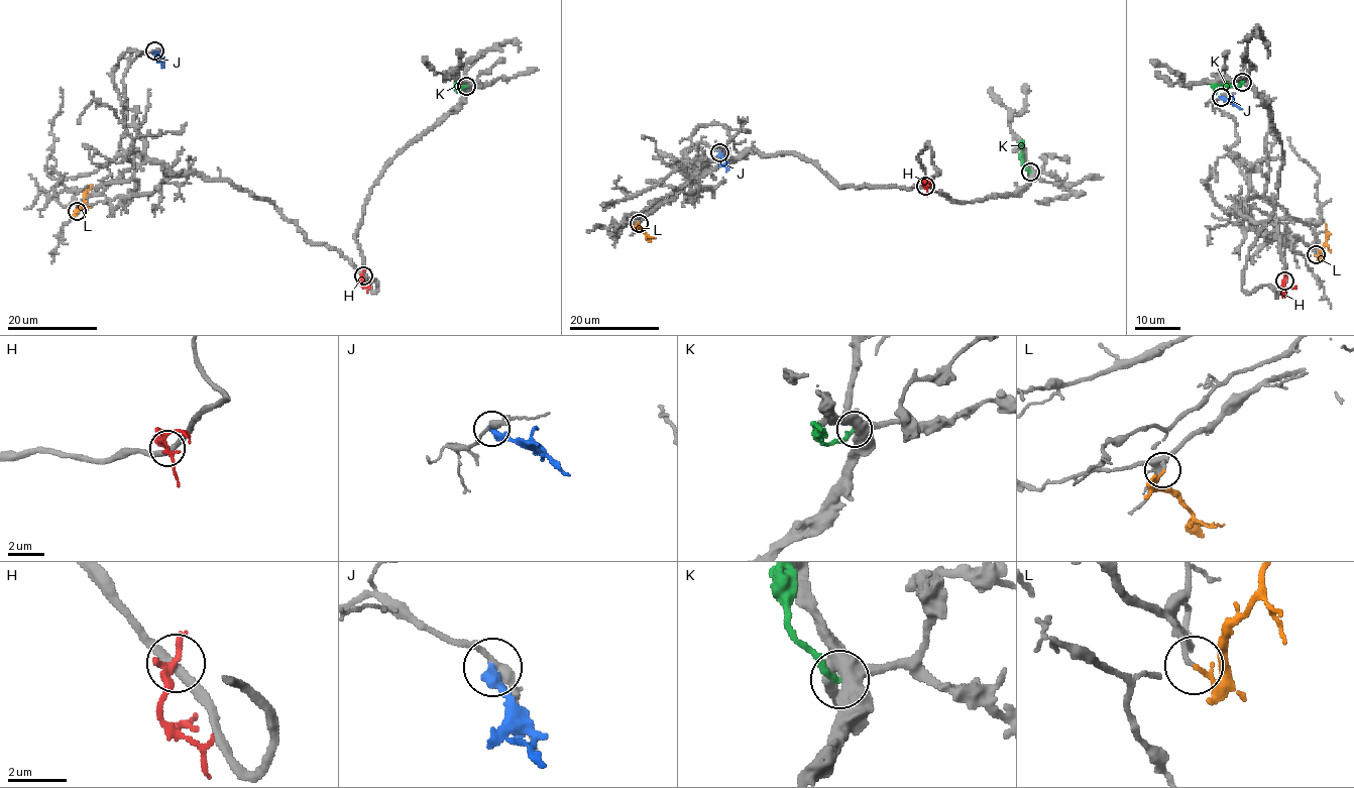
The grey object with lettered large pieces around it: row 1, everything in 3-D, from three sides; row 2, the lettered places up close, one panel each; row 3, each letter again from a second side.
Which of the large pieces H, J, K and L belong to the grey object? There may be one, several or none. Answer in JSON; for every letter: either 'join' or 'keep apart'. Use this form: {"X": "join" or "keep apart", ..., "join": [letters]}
{"H": "keep apart", "J": "keep apart", "K": "keep apart", "L": "join", "join": ["L"]}

